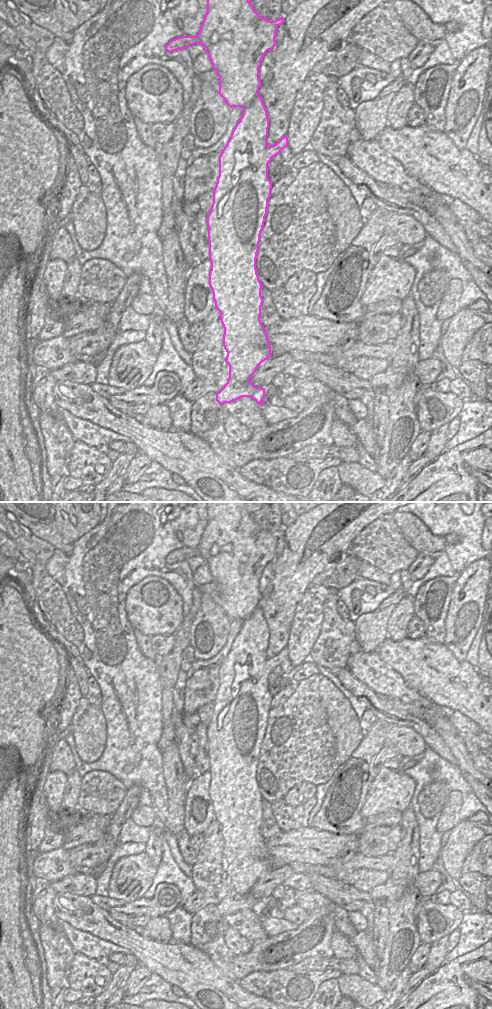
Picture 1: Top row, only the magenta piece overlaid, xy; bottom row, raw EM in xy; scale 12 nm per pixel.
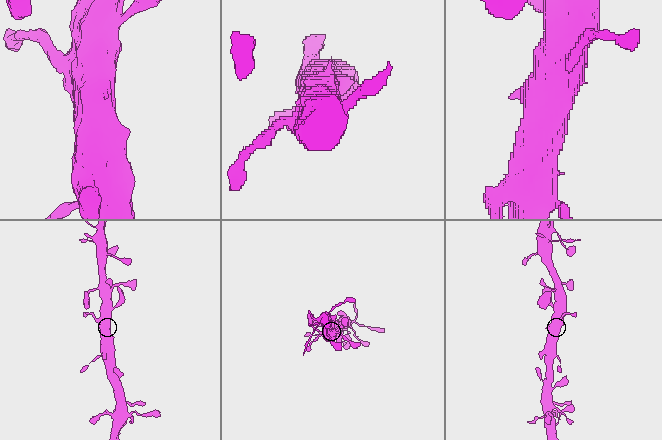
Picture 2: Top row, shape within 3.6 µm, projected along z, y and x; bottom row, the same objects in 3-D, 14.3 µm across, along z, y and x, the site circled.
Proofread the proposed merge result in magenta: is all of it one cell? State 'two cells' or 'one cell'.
one cell

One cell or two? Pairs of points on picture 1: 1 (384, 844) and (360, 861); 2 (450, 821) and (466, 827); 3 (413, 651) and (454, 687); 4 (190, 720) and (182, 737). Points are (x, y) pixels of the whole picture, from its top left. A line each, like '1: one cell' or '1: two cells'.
1: two cells
2: two cells
3: one cell
4: two cells

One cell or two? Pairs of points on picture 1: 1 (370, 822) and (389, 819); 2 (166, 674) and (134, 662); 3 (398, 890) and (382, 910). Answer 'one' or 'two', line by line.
1: one
2: two
3: two

